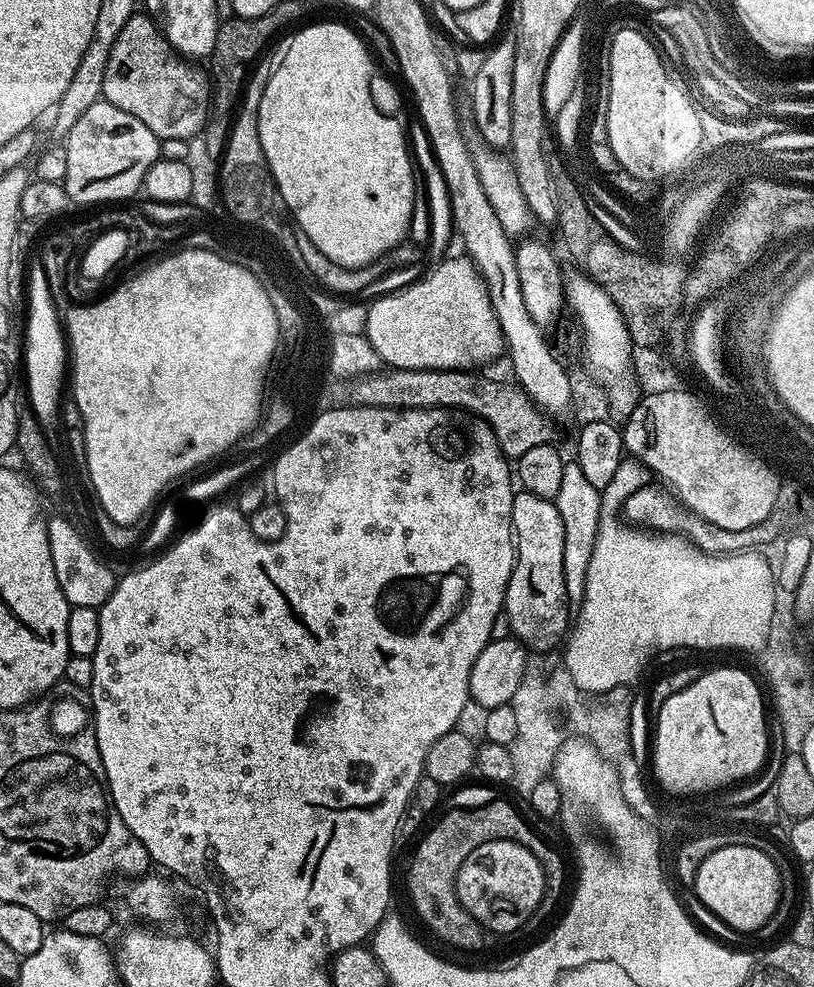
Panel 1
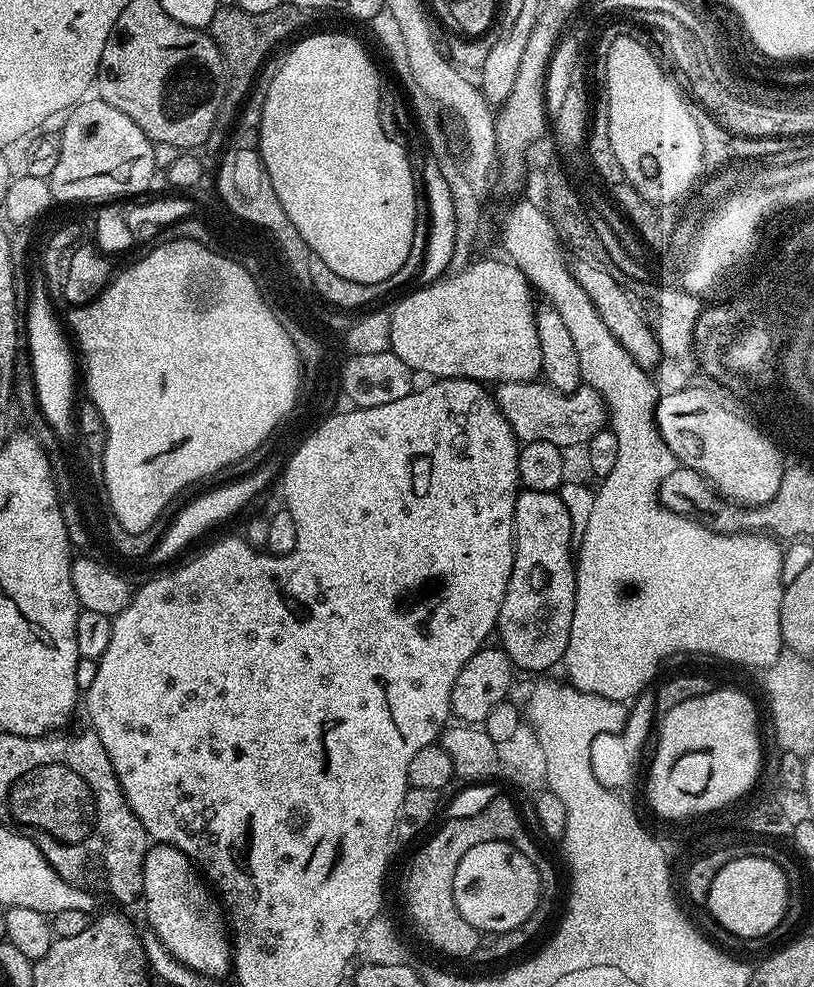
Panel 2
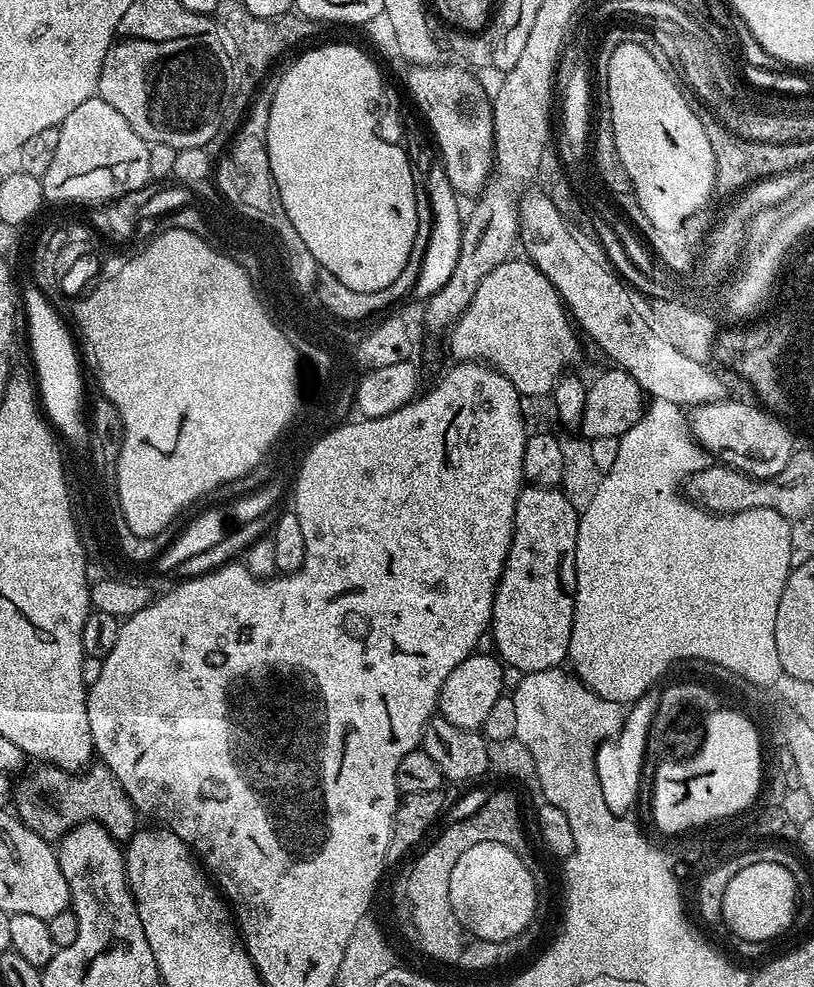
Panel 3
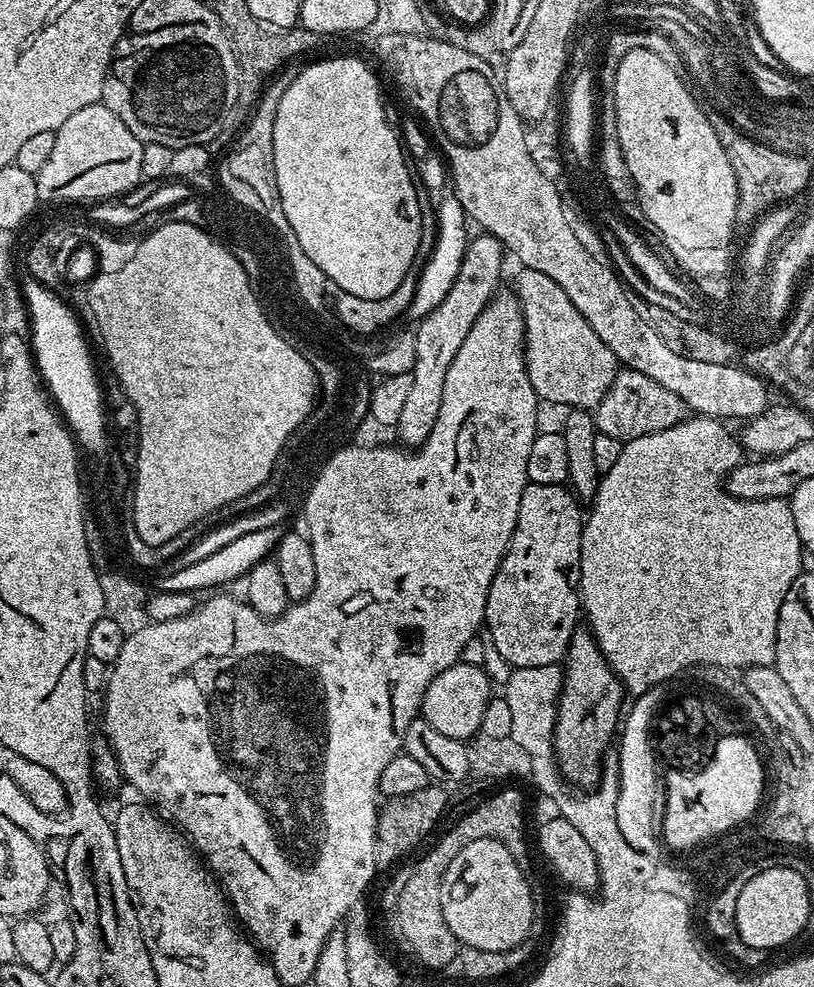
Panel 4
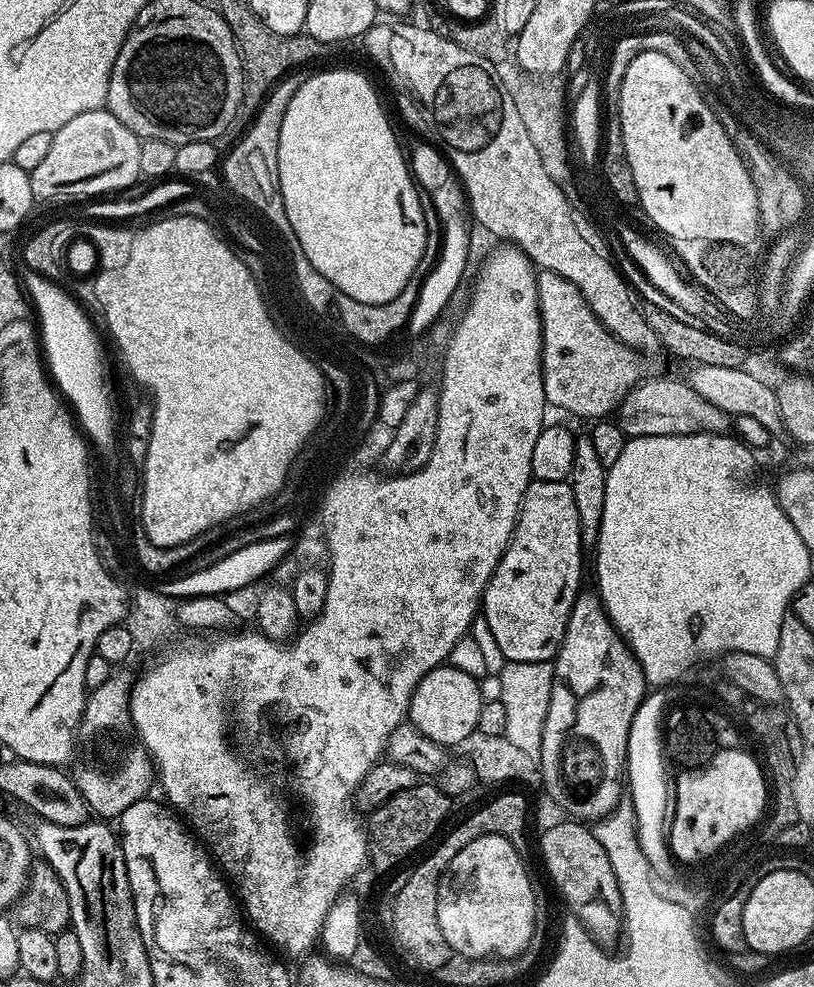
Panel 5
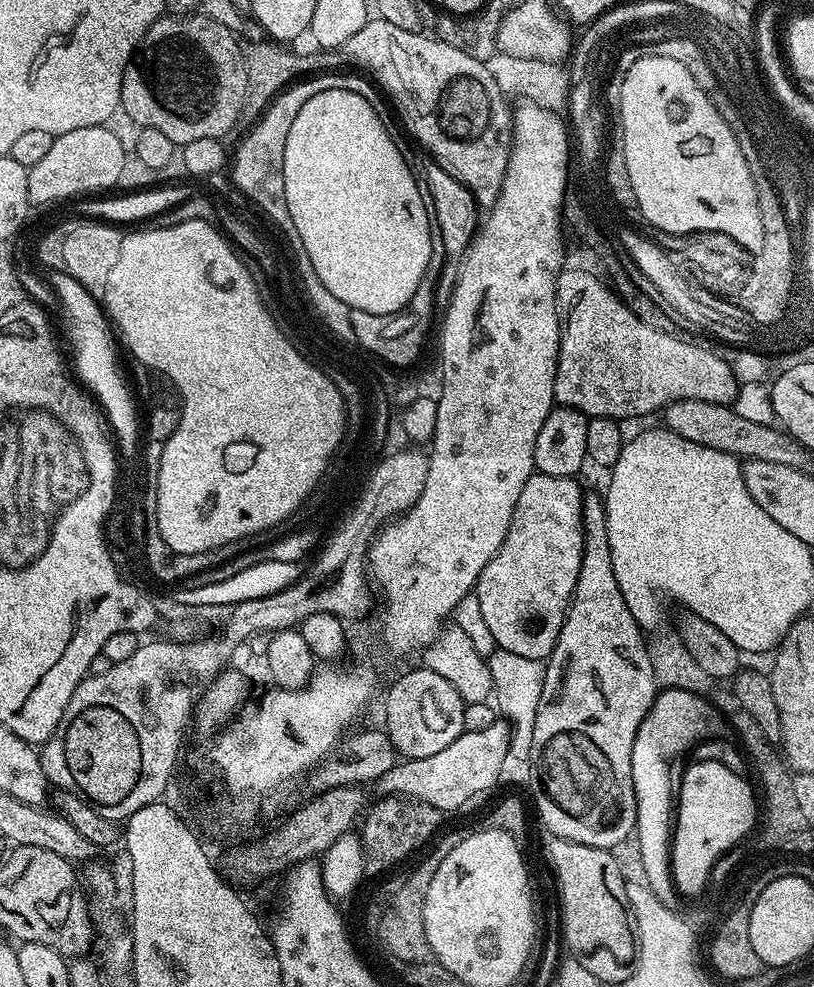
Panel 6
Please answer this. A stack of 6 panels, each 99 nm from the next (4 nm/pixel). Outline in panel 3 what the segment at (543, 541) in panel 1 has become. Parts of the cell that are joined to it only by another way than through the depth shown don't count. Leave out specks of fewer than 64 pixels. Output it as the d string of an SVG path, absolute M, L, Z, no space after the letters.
M524 486L520 489L520 497L516 499L516 513L512 523L512 545L508 547L508 557L504 563L504 573L500 575L500 585L496 587L494 594L494 606L492 607L492 622L490 625L490 640L496 643L495 651L499 659L507 667L516 668L522 673L537 672L538 670L550 670L561 667L568 660L568 647L570 646L570 634L574 622L574 581L576 578L576 543L578 542L578 522L580 517L578 511L562 493L559 487L555 488L533 488Z

